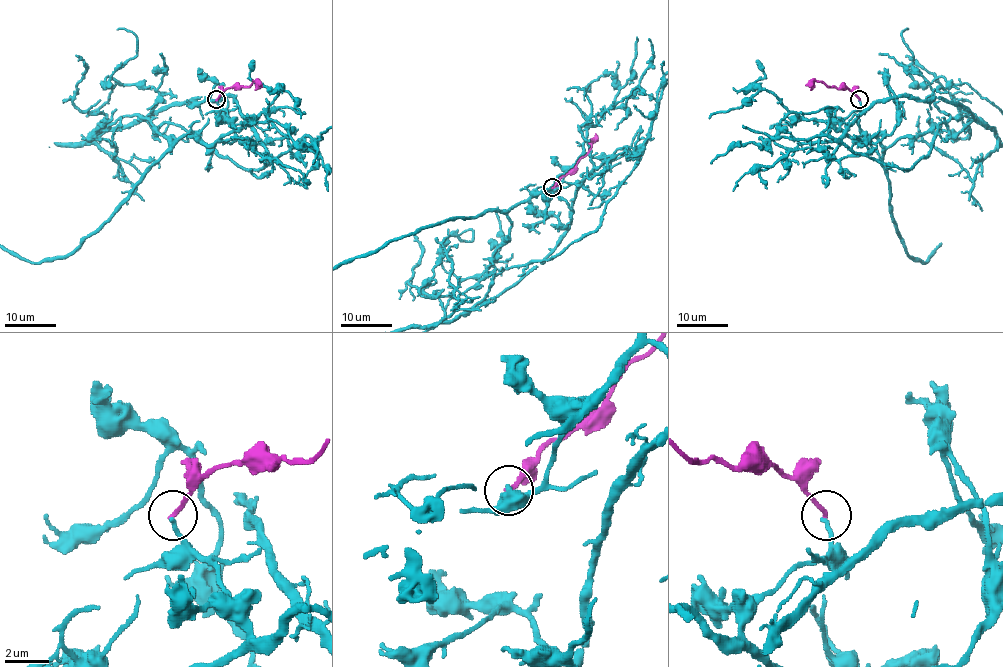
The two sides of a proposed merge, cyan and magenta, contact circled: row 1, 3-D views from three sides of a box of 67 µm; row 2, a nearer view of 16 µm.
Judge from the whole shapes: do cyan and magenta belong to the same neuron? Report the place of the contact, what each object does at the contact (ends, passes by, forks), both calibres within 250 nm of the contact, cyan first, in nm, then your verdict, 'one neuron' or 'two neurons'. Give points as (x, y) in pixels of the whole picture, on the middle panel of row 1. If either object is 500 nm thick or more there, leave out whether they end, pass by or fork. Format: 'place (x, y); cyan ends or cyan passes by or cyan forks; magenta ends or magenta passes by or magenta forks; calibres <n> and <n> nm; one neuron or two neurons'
place (552, 187); cyan ends; magenta ends; calibres 200 and 200 nm; two neurons

